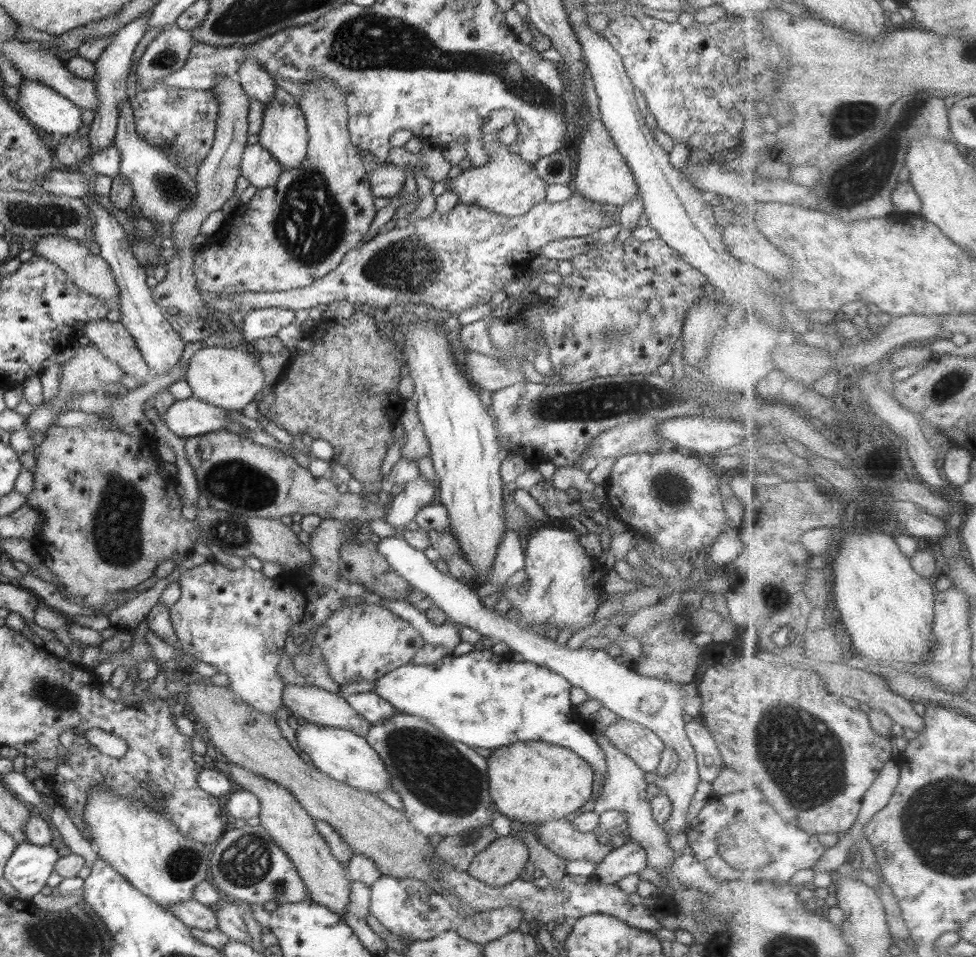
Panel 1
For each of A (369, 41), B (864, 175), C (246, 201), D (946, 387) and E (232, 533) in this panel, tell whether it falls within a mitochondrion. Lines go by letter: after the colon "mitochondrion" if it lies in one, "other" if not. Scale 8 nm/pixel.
A: mitochondrion
B: mitochondrion
C: other
D: mitochondrion
E: mitochondrion

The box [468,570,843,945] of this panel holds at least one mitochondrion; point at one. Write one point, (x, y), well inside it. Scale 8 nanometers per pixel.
(771, 594)

